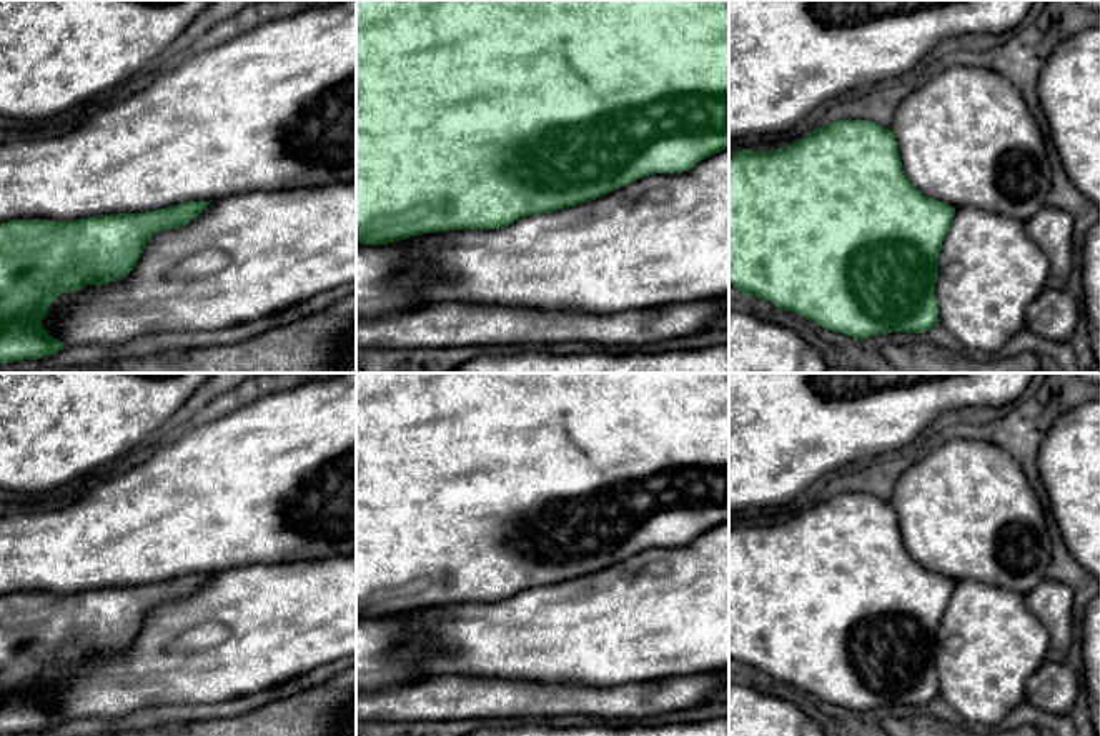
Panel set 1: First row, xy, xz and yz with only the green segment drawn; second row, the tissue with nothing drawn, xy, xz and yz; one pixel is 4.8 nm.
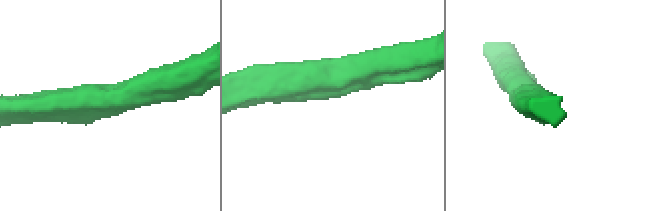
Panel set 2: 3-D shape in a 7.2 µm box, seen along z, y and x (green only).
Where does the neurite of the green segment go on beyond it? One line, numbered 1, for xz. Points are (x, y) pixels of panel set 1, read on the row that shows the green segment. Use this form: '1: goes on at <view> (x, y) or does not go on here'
1: does not go on here

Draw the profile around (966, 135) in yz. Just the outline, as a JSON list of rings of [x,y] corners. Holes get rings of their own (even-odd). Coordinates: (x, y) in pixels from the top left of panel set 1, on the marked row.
[[[945,58],[934,77],[917,80],[917,87],[897,105],[890,130],[909,182],[930,198],[955,210],[974,206],[1022,223],[1048,205],[1053,172],[1042,132],[1020,90],[992,68],[960,65],[954,58]]]

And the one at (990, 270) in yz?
[[[957,208],[939,256],[940,325],[979,356],[997,355],[1025,328],[1025,311],[1047,286],[1048,266],[1025,223]]]

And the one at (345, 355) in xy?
[[[356,328],[343,333],[334,350],[334,370],[336,373],[356,373]]]

